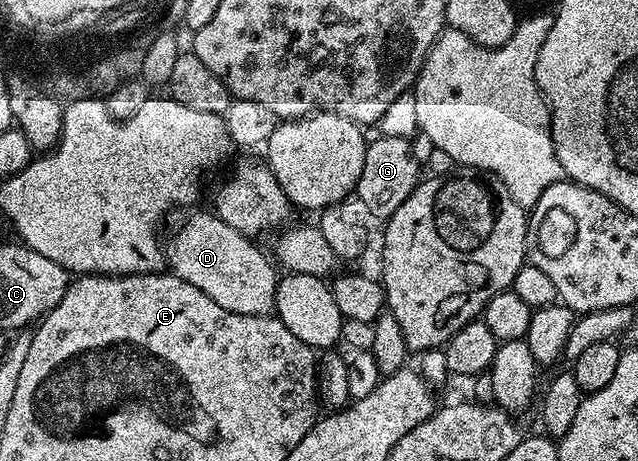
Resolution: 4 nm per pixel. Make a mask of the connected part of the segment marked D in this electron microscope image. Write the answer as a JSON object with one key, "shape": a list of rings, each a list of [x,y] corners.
{"shape":[[[191,209],[184,214],[188,215],[184,217],[183,224],[172,233],[168,243],[166,240],[165,259],[170,270],[177,277],[189,281],[189,285],[201,289],[201,293],[205,293],[205,297],[209,297],[209,301],[217,301],[217,305],[221,305],[221,309],[229,309],[229,313],[271,315],[275,310],[276,264],[270,258],[267,260],[251,244],[254,242],[248,236],[237,233],[237,229],[225,225],[225,221],[221,221],[219,215],[210,210],[207,210],[208,212],[195,210],[199,209]]]}

